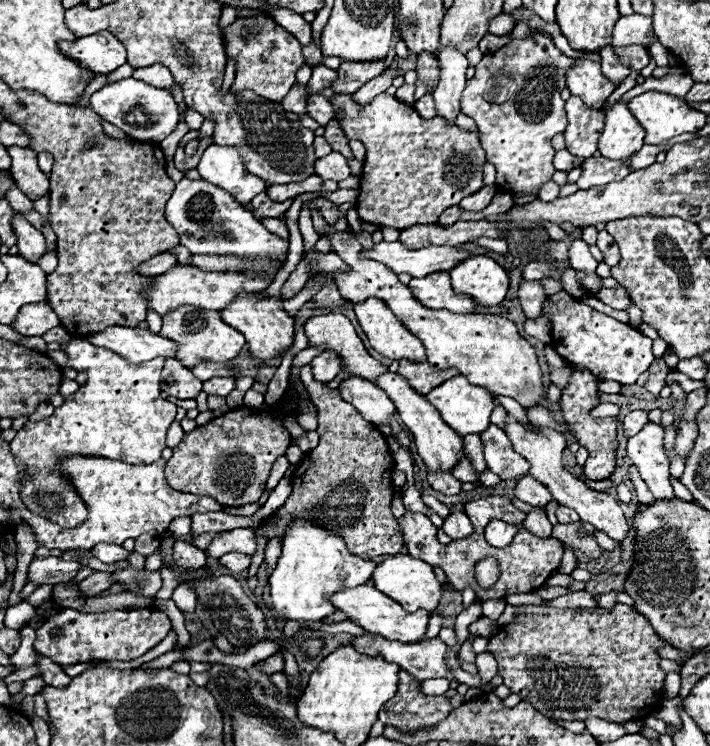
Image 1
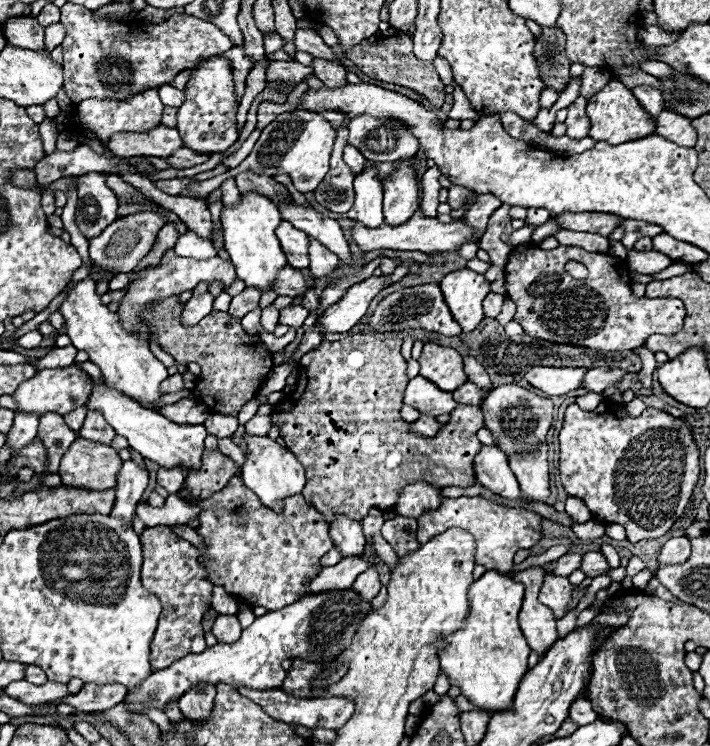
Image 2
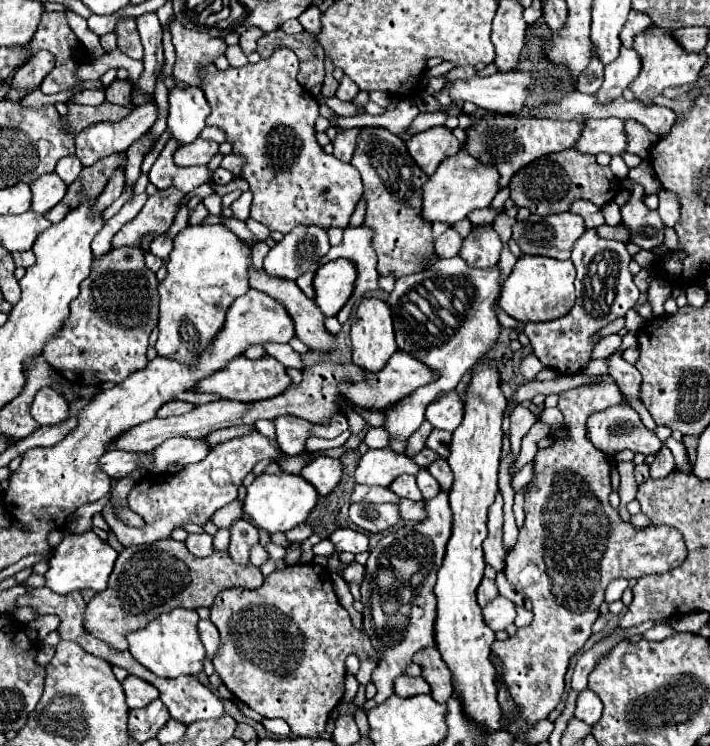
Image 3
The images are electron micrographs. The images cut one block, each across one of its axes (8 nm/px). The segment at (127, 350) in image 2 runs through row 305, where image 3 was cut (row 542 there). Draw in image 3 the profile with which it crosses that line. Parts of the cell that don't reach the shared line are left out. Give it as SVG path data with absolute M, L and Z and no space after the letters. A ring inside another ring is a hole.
M64 532L64 540L54 550L52 560L48 560L50 568L44 574L46 586L56 594L70 594L74 590L102 592L108 584L108 576L112 572L116 556L118 552L110 544L102 542L94 532L86 532L86 534Z

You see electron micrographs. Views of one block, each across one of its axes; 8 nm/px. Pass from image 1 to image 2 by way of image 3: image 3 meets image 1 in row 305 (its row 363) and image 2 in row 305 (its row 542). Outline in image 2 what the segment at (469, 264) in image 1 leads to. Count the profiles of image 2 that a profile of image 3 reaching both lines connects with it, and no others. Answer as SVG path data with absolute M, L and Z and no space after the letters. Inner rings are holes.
M462 268L446 274L440 282L440 288L454 320L464 332L472 332L484 318L482 300L490 292L490 282L482 274Z

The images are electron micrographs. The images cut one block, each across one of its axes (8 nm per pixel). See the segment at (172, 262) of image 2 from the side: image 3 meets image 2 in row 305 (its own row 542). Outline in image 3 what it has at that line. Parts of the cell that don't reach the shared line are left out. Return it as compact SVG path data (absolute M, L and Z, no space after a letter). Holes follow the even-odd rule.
M250 432L240 438L232 438L228 442L222 442L214 448L210 448L208 456L196 464L184 466L182 472L170 474L154 474L154 476L144 476L134 490L128 496L128 506L138 512L144 520L144 528L130 528L116 520L112 510L106 510L108 522L112 524L110 530L116 534L118 542L124 546L134 546L134 544L152 544L162 538L170 538L172 530L182 528L184 524L192 522L198 526L204 526L210 522L212 514L220 510L222 506L230 504L232 500L238 498L238 488L248 472L252 472L254 464L264 460L264 458L276 458L276 448L268 442L266 436L260 432Z

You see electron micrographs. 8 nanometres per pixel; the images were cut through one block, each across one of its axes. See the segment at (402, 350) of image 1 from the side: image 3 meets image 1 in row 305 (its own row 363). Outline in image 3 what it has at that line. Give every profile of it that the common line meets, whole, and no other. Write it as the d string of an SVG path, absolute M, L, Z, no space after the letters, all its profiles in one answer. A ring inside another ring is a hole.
M364 298L352 322L354 362L366 370L378 372L398 350L394 342L392 312L380 298Z

